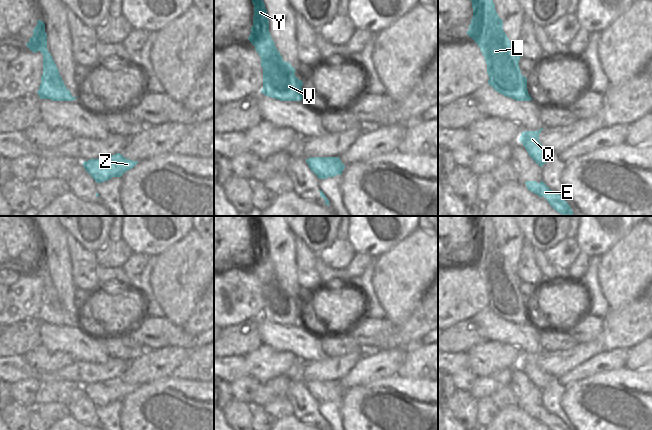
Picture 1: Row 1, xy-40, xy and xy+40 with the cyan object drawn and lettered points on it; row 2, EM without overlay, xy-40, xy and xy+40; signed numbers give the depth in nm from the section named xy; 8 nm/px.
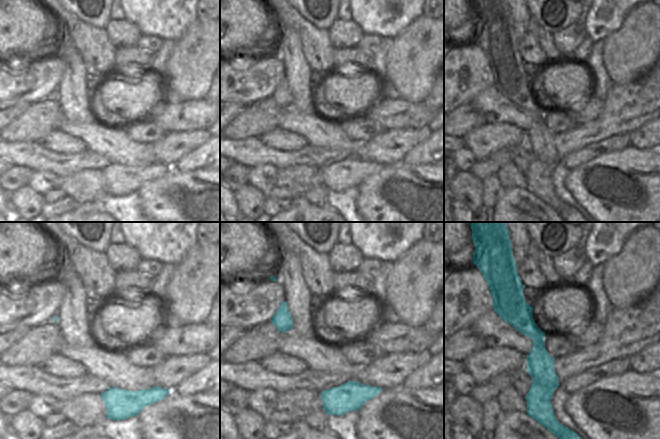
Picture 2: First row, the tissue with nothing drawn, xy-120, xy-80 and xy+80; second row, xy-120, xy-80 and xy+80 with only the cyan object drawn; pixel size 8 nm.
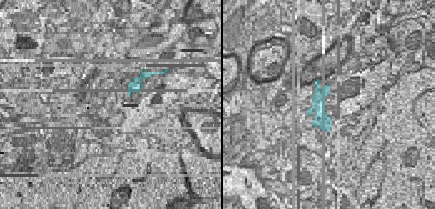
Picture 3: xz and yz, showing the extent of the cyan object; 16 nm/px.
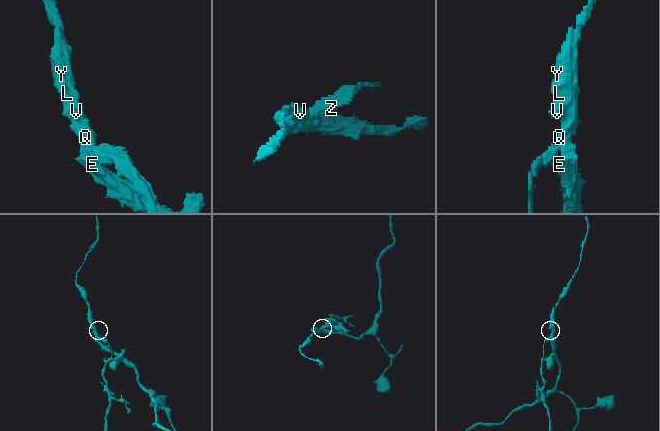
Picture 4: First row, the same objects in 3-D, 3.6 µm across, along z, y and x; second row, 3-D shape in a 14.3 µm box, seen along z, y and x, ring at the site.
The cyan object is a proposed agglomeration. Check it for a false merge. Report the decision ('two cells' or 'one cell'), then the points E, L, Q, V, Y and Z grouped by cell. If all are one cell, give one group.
two cells; E L Q V Y / Z

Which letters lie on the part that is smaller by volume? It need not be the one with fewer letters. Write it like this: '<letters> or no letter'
Z

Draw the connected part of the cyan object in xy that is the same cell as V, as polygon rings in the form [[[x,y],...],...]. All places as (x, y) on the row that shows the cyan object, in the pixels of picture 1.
[[[252,0],[254,5],[253,26],[248,40],[255,46],[263,68],[261,93],[280,101],[304,99],[303,81],[295,76],[295,68],[285,62],[269,32],[269,20],[263,0]]]

